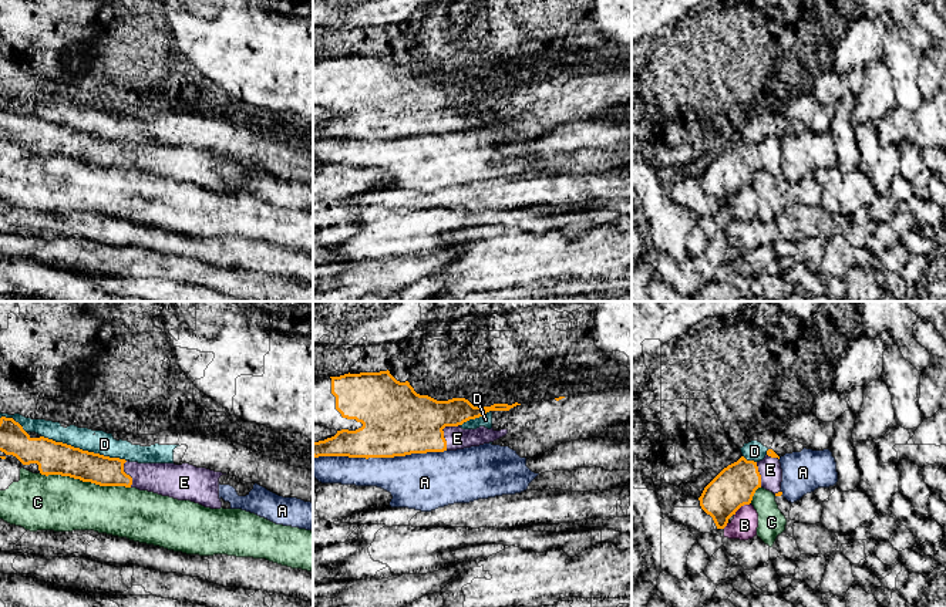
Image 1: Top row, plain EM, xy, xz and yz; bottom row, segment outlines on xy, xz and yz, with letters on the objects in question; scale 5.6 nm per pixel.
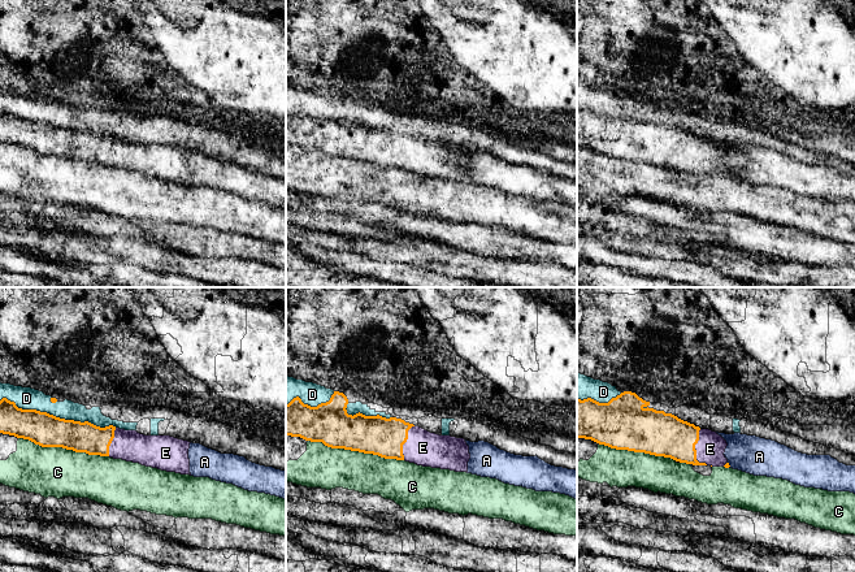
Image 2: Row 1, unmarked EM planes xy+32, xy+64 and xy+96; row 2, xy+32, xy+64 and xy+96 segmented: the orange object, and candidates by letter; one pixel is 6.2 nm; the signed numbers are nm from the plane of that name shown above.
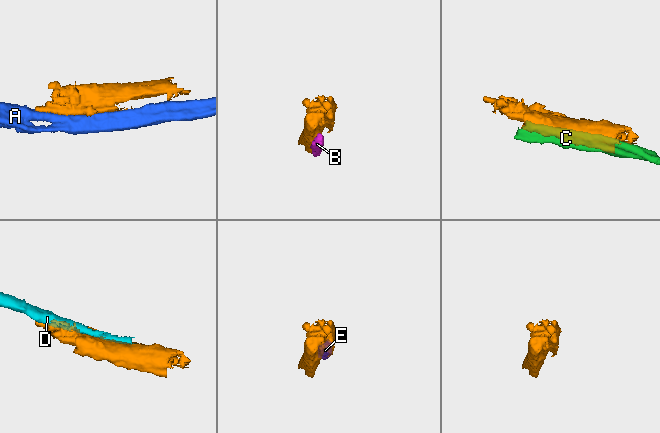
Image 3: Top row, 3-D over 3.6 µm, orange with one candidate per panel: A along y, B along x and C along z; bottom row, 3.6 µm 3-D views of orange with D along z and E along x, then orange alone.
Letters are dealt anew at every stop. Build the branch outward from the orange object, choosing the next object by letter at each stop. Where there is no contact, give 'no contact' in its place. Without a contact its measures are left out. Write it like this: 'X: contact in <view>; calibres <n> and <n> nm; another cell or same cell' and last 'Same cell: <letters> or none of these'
A: contact in xz; calibres 400 and 320 nm; another cell
B: contact in yz; calibres 240 and 150 nm; another cell
C: contact in xy; calibres 190 and 320 nm; another cell
D: contact in xy; calibres 190 and 130 nm; another cell
E: contact in xz; calibres 380 and 130 nm; same cell
Same cell: E

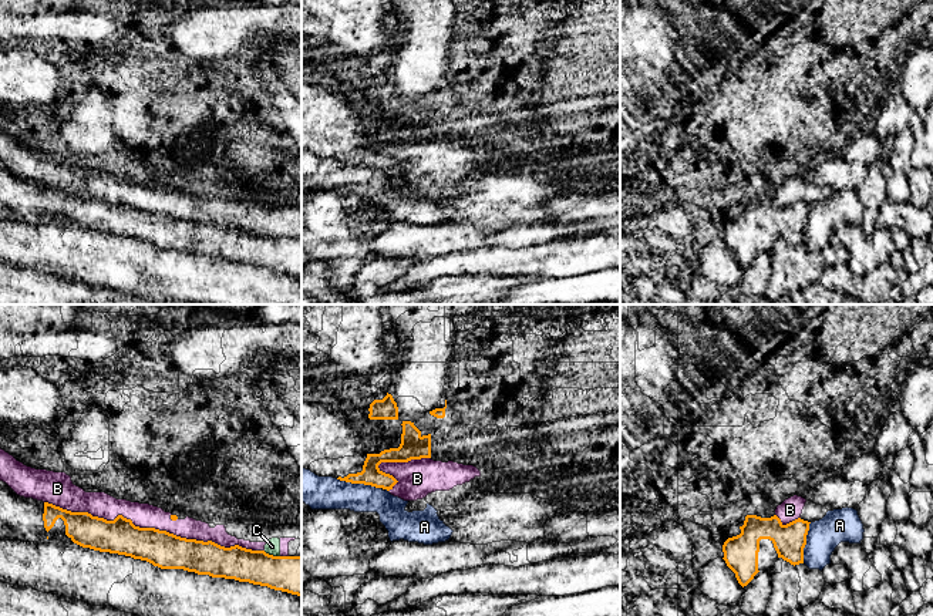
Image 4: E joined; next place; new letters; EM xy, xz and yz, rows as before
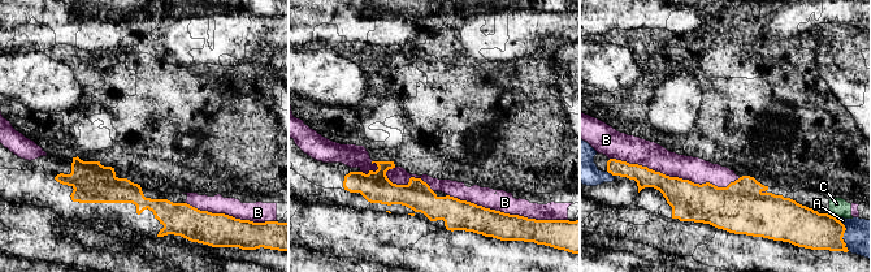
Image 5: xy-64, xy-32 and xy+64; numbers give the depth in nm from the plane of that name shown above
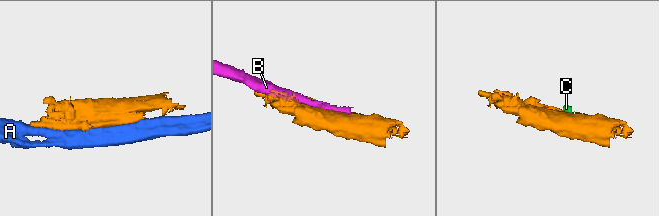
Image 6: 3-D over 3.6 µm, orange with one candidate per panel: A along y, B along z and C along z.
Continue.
A: contact in xz; calibres 110 and 190 nm; another cell
B: contact in xy; calibres 200 and 140 nm; another cell
C: contact in xy; calibres 220 and 90 nm; another cell
Same cell: none of these

